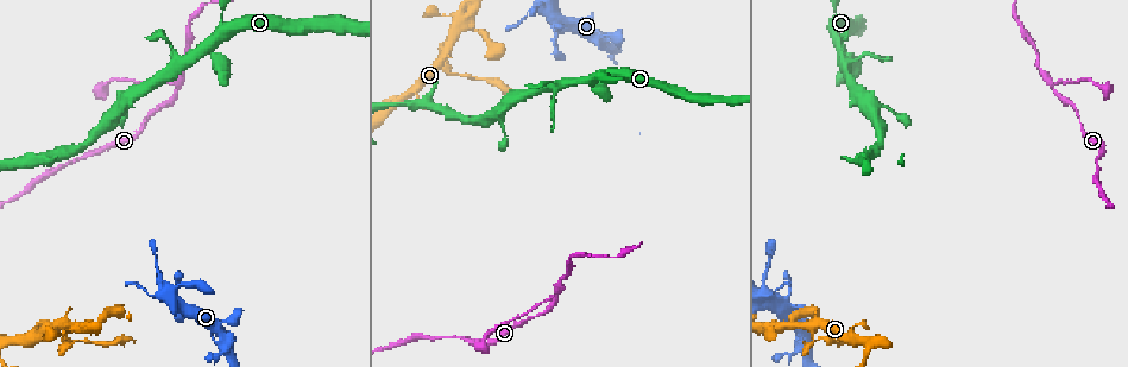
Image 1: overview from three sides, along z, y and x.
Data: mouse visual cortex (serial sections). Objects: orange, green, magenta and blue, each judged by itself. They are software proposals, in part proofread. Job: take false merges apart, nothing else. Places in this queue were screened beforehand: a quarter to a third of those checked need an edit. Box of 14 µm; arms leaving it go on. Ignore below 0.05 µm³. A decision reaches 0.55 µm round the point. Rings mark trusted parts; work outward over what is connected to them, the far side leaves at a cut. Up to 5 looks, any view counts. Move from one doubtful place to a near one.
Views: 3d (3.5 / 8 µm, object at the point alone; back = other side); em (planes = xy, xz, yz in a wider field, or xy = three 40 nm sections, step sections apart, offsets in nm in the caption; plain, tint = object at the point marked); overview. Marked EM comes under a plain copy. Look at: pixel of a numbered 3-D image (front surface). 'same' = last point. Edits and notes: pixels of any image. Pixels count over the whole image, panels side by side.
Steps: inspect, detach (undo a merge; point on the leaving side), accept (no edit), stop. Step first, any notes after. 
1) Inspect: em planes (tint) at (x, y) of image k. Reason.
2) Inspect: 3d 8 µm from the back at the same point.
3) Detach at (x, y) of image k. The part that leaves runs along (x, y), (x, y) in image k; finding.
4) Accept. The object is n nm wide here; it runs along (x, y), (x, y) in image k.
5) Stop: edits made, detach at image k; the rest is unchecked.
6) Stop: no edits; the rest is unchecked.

Inspect: 3d 3.5 µm at (557, 36) of image 1. Thin neck.

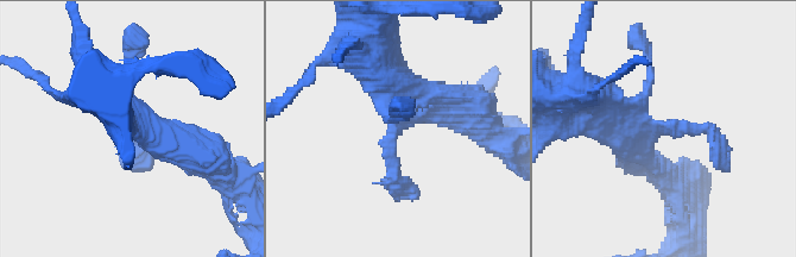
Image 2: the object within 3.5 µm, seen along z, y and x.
Inspect: em xy step 3 (tint) at (394, 133) of image 2.

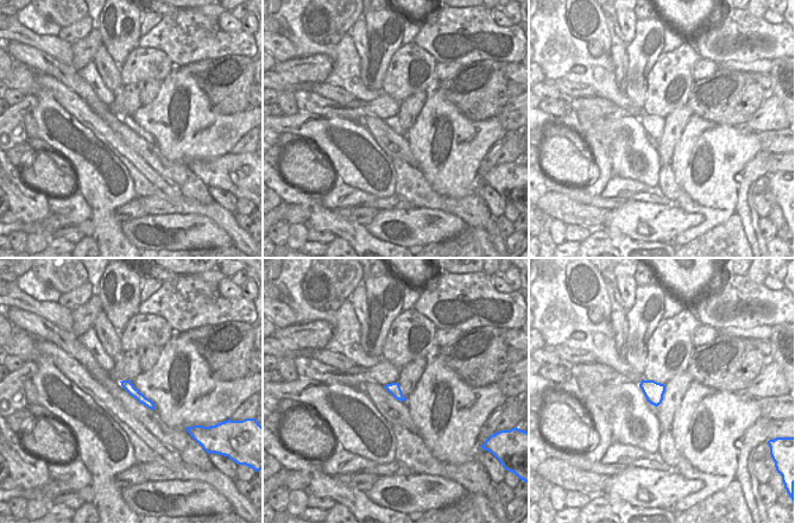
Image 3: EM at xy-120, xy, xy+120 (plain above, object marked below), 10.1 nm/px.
Inspect: em xy step 5 (tint) at the same point. Another direction.

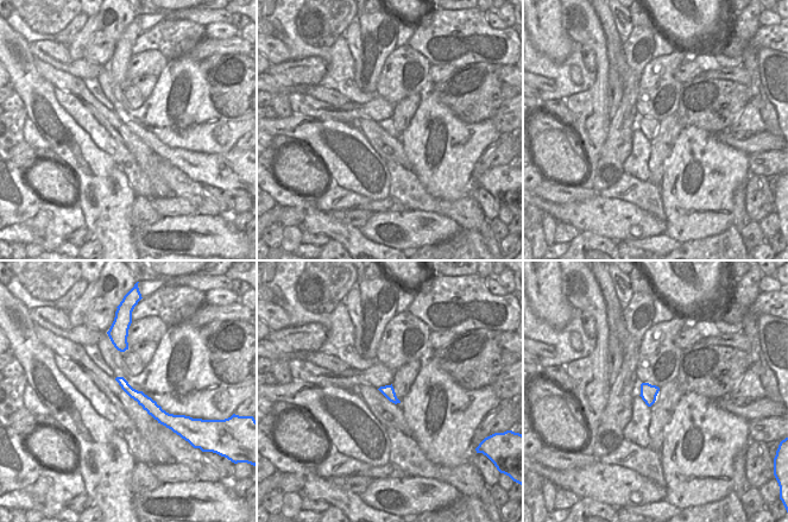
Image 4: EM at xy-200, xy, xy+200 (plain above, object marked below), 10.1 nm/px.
Accept. The object is 120 nm wide here; it runs along (120, 379), (163, 420) in image 4; continuous, no second cell.

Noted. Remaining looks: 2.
Inspect: 3d 3.5 µm at (812, 338) of image 1. Sharp bend.

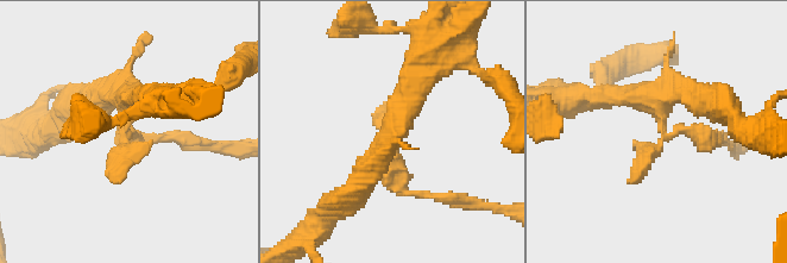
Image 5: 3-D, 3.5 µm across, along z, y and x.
Inspect: em xy step 5 (tint) at (664, 134) of image 5. Need the tissue.

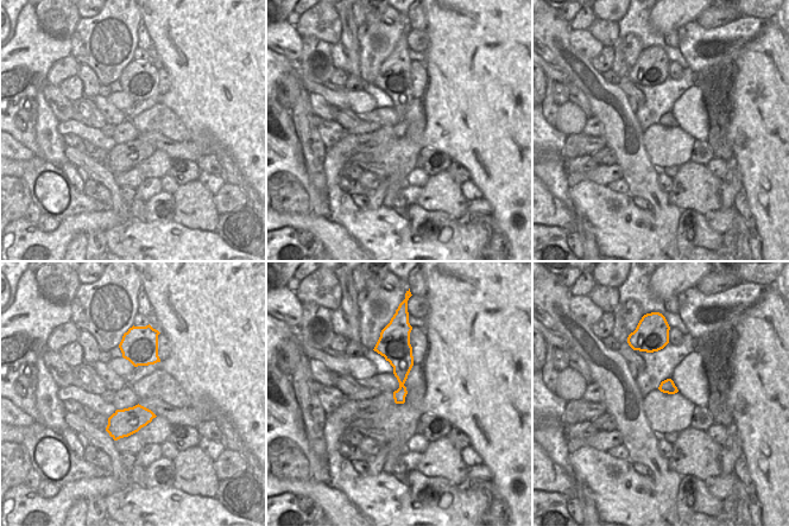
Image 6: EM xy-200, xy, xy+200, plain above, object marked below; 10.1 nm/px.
Accept. It runs along (101, 95), (119, 92), (130, 139), (156, 139) in image 5; all the same cell.

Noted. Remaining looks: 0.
Stop: no edits; the rest is unchecked.

